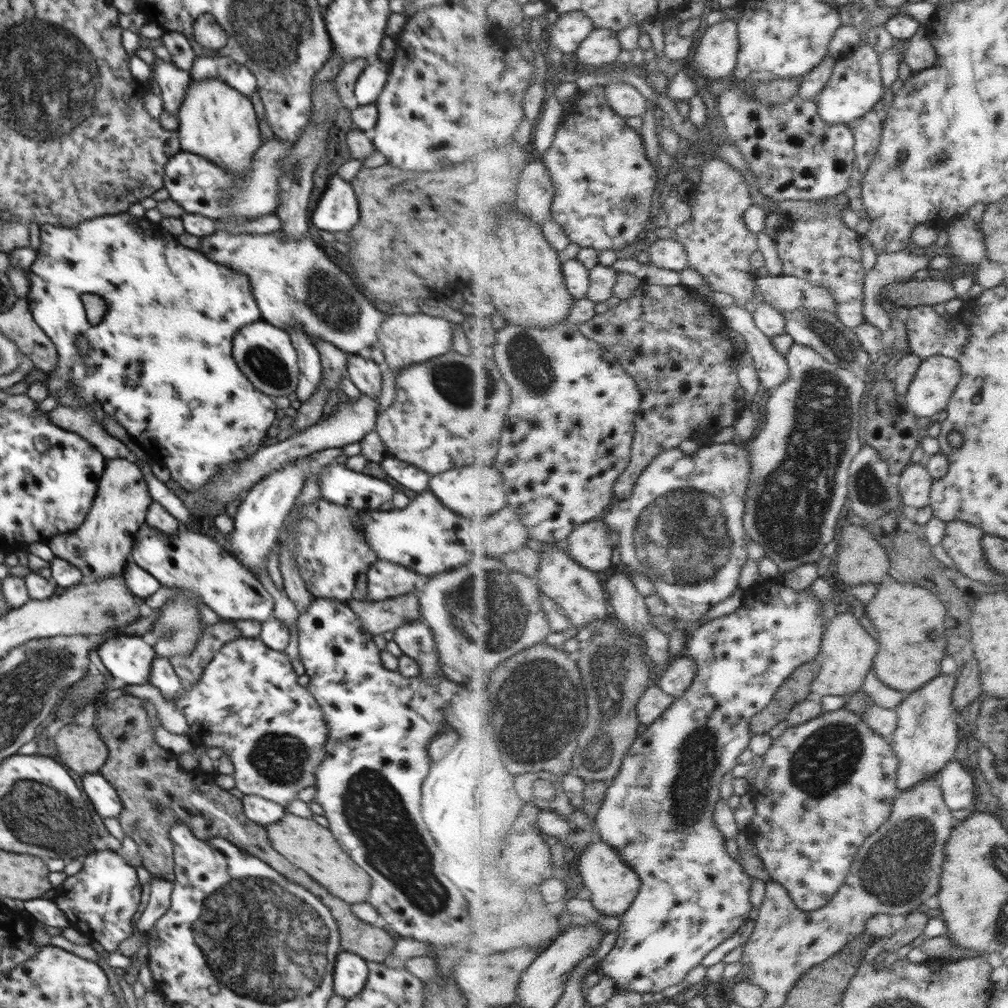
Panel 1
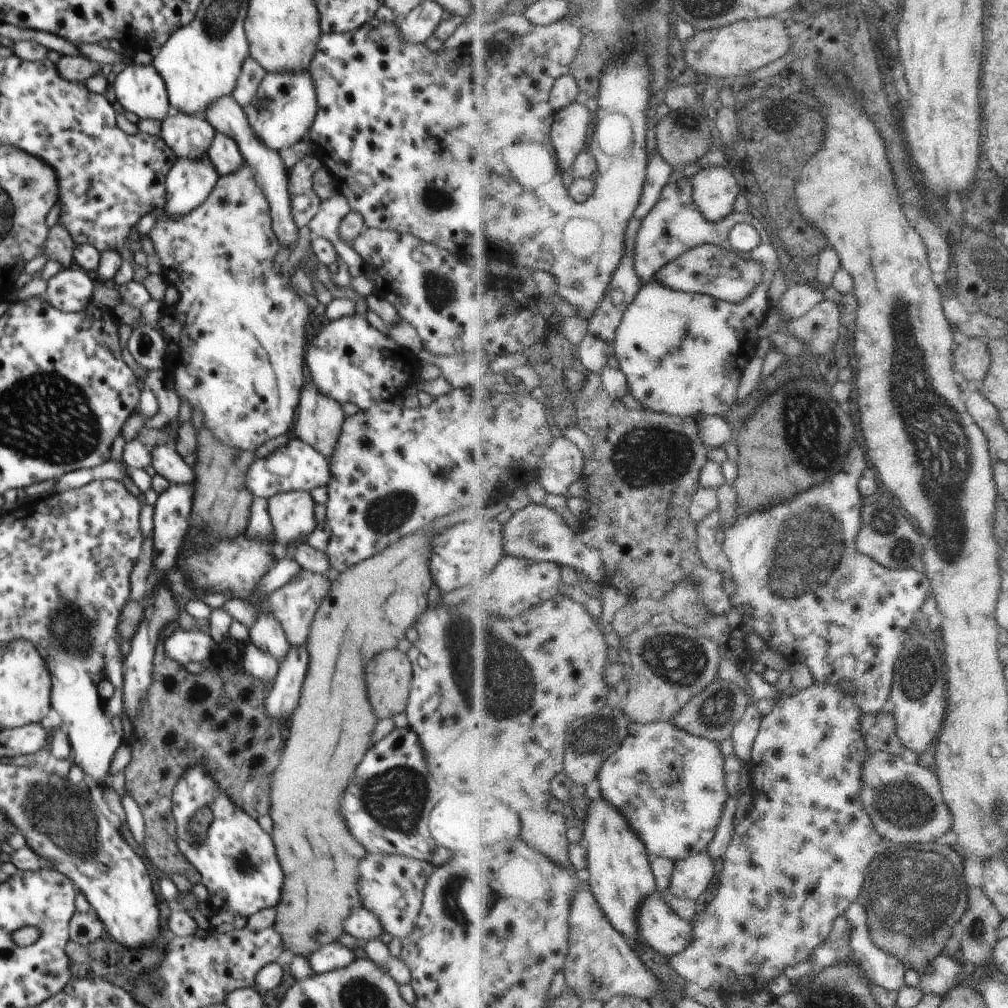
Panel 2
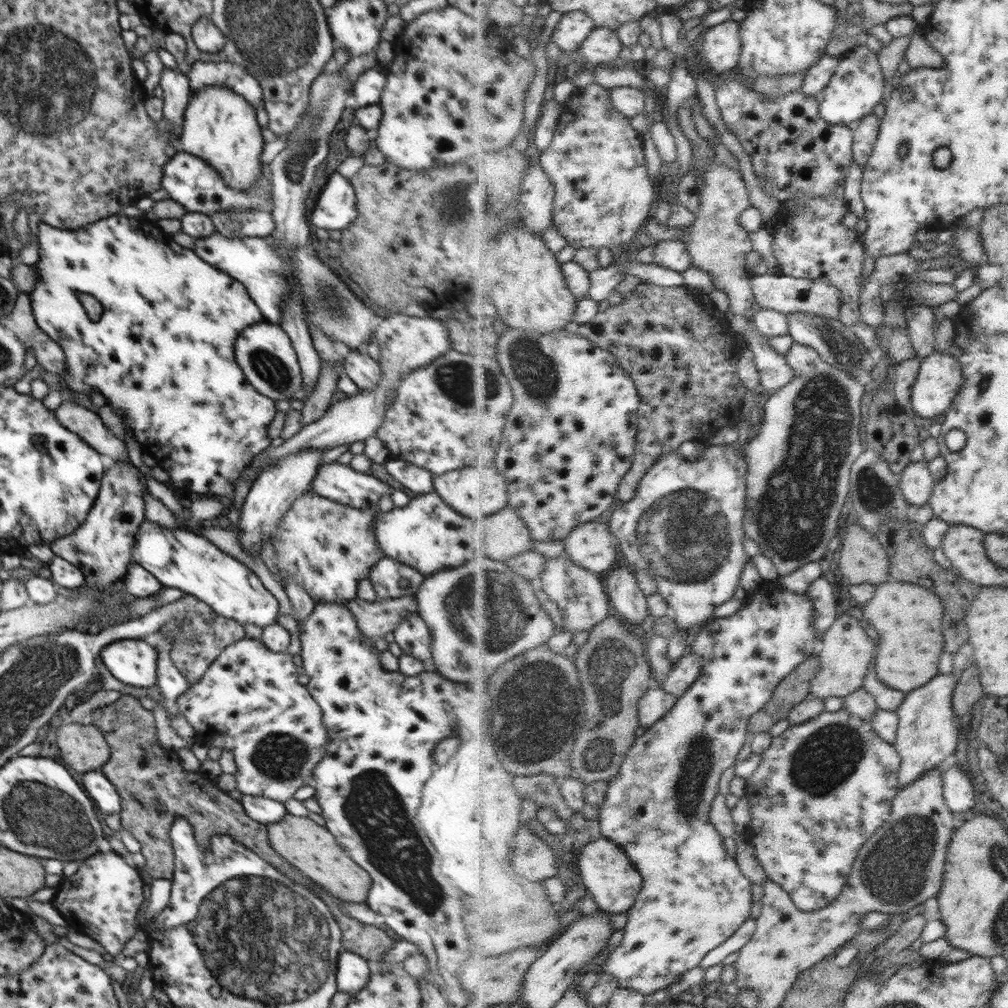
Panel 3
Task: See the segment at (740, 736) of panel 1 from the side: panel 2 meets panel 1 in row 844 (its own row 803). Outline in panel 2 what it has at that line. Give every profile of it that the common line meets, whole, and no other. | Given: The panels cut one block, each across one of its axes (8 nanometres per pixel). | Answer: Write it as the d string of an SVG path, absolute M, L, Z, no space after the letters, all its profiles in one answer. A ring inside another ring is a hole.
M673 721L633 723L622 748L605 762L598 779L602 794L629 818L633 829L645 840L650 854L676 862L709 850L732 795L727 778L727 758L721 742L693 735Z

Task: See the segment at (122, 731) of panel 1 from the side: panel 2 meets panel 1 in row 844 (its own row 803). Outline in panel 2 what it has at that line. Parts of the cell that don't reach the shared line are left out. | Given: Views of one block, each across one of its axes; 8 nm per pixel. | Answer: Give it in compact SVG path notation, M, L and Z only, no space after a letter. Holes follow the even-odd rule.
M178 620L170 623L156 645L152 663L152 682L145 699L141 700L141 709L133 720L133 736L127 738L132 747L132 759L125 768L125 788L132 795L145 820L144 847L148 858L154 866L171 876L178 872L186 876L192 885L201 882L201 874L190 864L190 861L177 847L177 824L173 817L173 788L178 779L194 765L204 765L207 771L217 780L219 787L248 814L255 819L268 814L271 809L270 784L272 772L280 764L284 750L284 736L280 722L268 718L266 699L275 681L261 681L248 674L242 668L228 670L224 664L220 668L207 664L201 673L189 673L185 666L174 662L165 655L163 642L168 634L179 628Z

